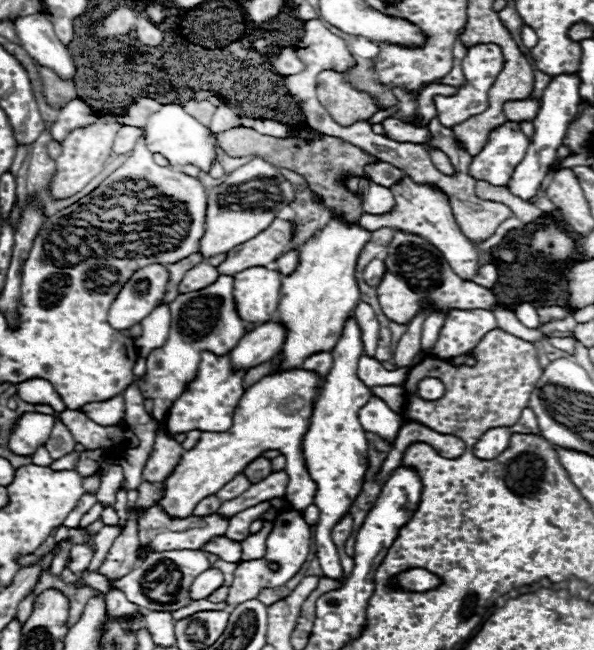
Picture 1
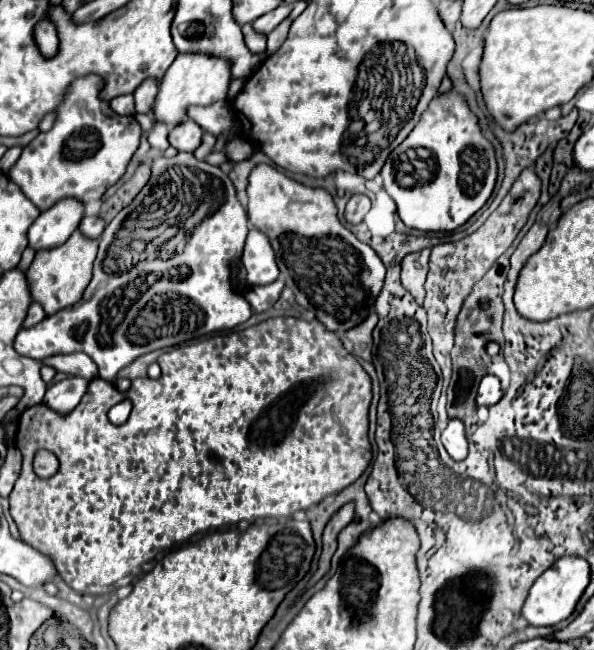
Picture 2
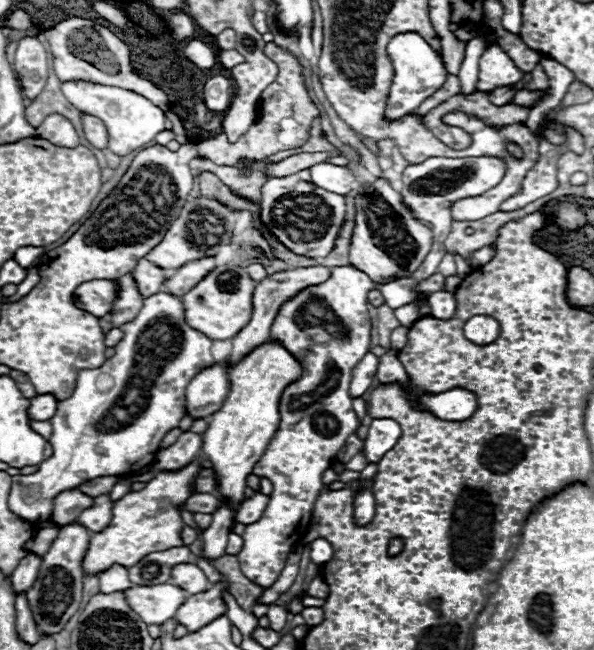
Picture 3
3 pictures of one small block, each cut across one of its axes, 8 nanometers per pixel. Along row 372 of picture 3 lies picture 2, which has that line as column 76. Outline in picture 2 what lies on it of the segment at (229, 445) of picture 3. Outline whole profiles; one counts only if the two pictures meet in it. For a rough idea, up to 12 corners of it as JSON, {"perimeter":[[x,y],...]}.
{"perimeter":[[76,230],[36,252],[32,298],[54,314],[82,298],[98,240]]}

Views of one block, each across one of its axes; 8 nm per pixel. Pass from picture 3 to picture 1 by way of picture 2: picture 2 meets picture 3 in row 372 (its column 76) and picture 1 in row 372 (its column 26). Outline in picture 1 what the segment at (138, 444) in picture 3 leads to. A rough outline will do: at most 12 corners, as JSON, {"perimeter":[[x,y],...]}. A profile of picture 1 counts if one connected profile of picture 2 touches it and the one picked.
{"perimeter":[[232,276],[170,302],[164,346],[136,380],[166,420],[202,352],[244,336]]}

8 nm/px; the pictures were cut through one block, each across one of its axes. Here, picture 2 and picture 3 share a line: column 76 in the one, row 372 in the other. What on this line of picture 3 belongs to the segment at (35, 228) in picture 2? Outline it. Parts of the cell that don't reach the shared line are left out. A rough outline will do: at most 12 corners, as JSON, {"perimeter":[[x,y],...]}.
{"perimeter":[[214,364],[186,388],[186,414],[206,418],[222,408],[228,368]]}

